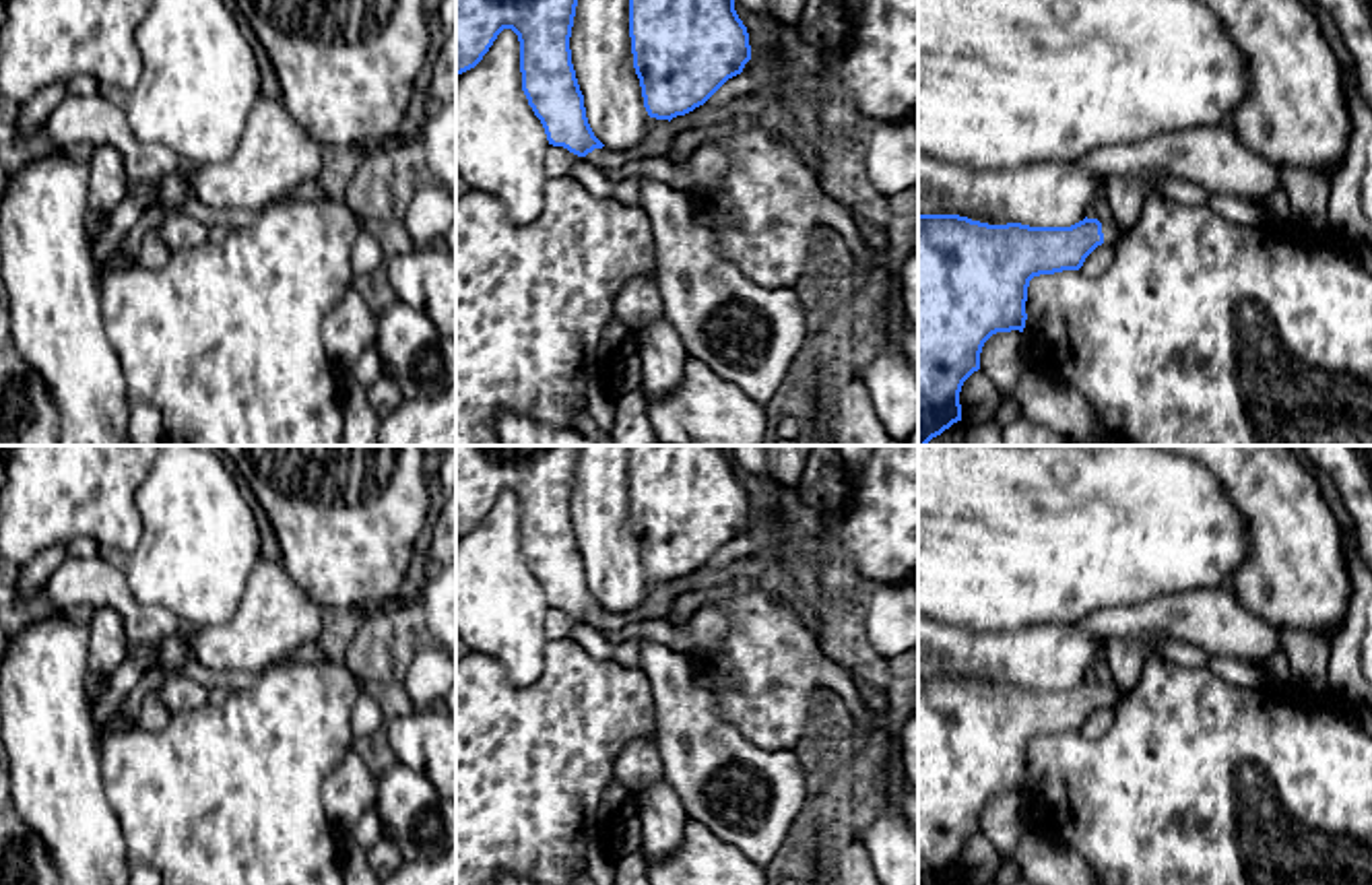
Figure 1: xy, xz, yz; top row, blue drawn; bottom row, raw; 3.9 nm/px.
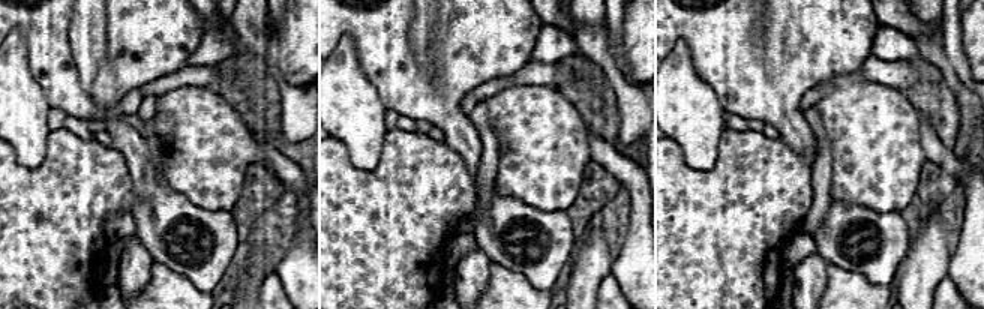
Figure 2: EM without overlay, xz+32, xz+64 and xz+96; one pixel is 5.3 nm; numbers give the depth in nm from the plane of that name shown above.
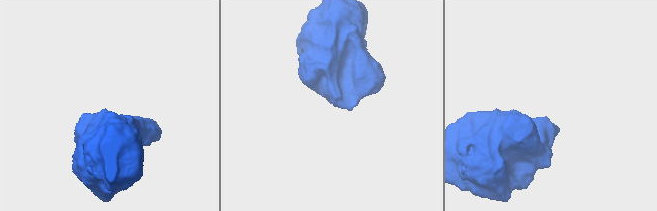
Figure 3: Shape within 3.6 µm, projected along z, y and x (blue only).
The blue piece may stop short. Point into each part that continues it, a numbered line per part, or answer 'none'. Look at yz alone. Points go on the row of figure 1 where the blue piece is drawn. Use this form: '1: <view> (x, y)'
1: yz (1113, 234)

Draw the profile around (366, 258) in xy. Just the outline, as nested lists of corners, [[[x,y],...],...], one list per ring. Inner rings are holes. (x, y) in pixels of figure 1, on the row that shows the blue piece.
[[[365,227],[351,254],[353,276],[365,276],[375,272],[384,264],[382,248],[373,227]]]

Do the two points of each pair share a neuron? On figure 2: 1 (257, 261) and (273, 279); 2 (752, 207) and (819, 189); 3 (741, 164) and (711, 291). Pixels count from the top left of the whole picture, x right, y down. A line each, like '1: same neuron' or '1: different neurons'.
1: different neurons
2: different neurons
3: same neuron

